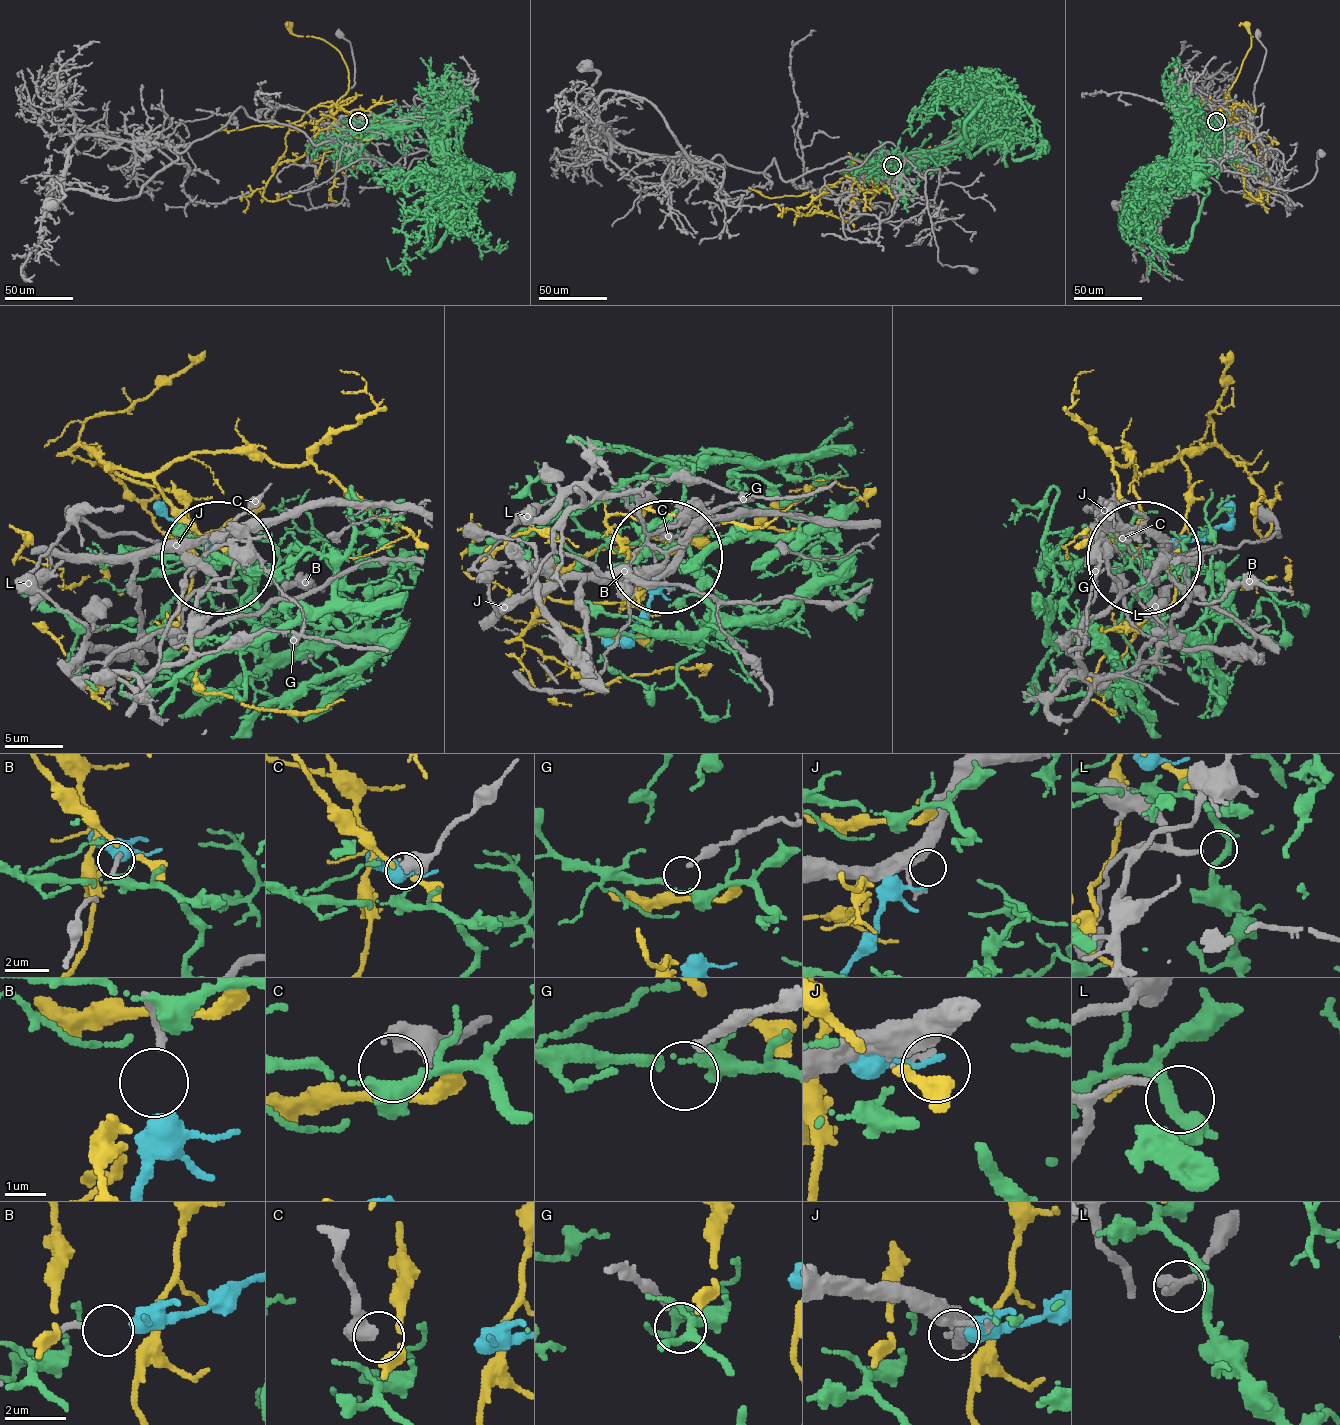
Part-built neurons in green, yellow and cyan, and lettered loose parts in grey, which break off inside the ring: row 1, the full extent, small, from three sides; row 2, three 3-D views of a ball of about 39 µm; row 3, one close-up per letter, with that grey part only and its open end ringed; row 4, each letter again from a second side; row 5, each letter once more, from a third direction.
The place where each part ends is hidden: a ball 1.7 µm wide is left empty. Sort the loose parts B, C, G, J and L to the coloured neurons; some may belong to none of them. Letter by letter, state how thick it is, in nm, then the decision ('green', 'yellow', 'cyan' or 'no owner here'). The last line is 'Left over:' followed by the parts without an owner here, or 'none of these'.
B: 200 nm thick; cyan
C: 360 nm thick; no owner here
G: 200 nm thick; no owner here
J: 440 nm thick; no owner here
L: 200 nm thick; no owner here
Left over: C, G, J, L

